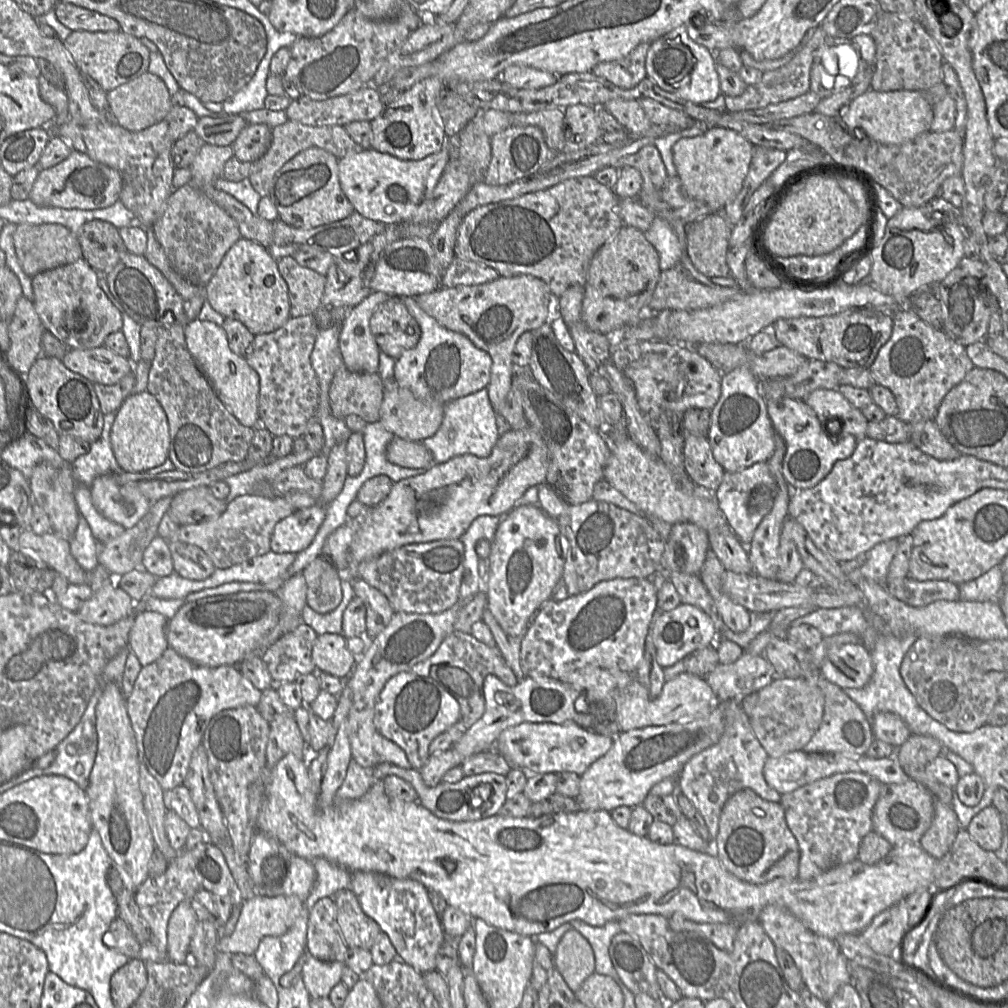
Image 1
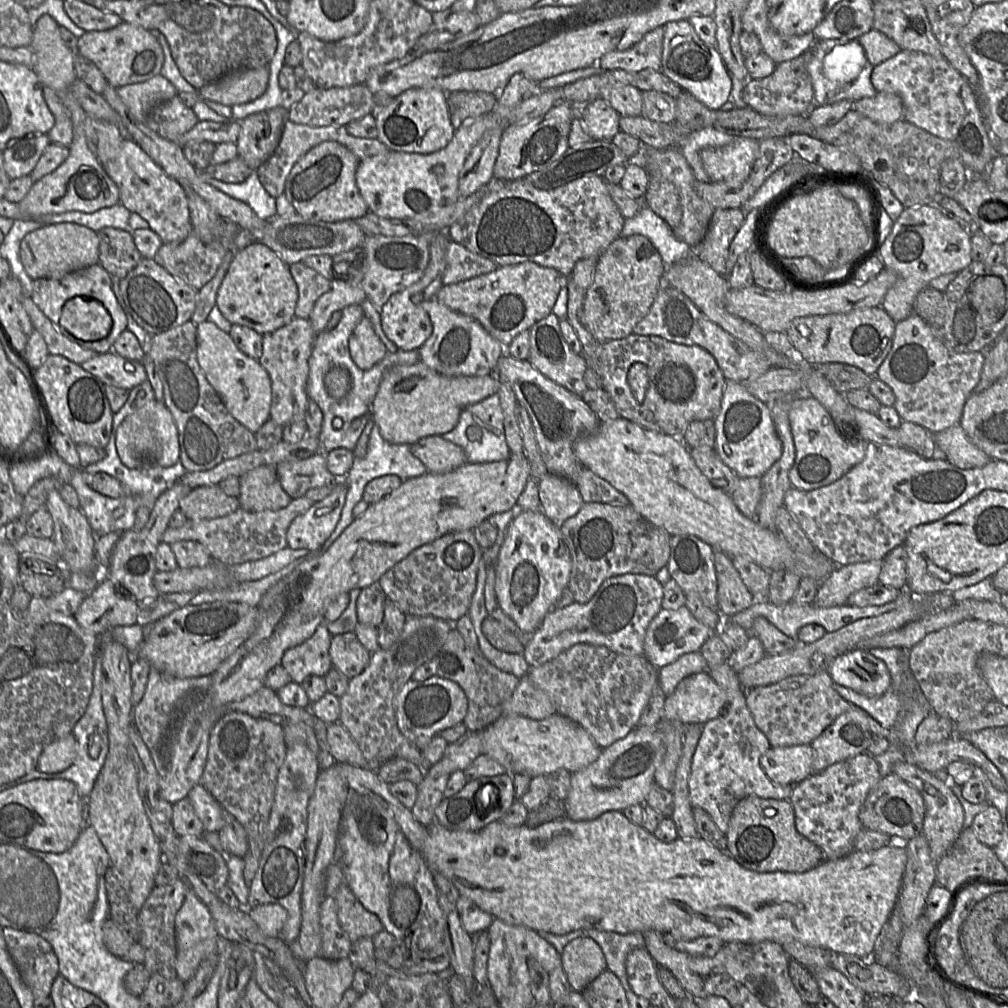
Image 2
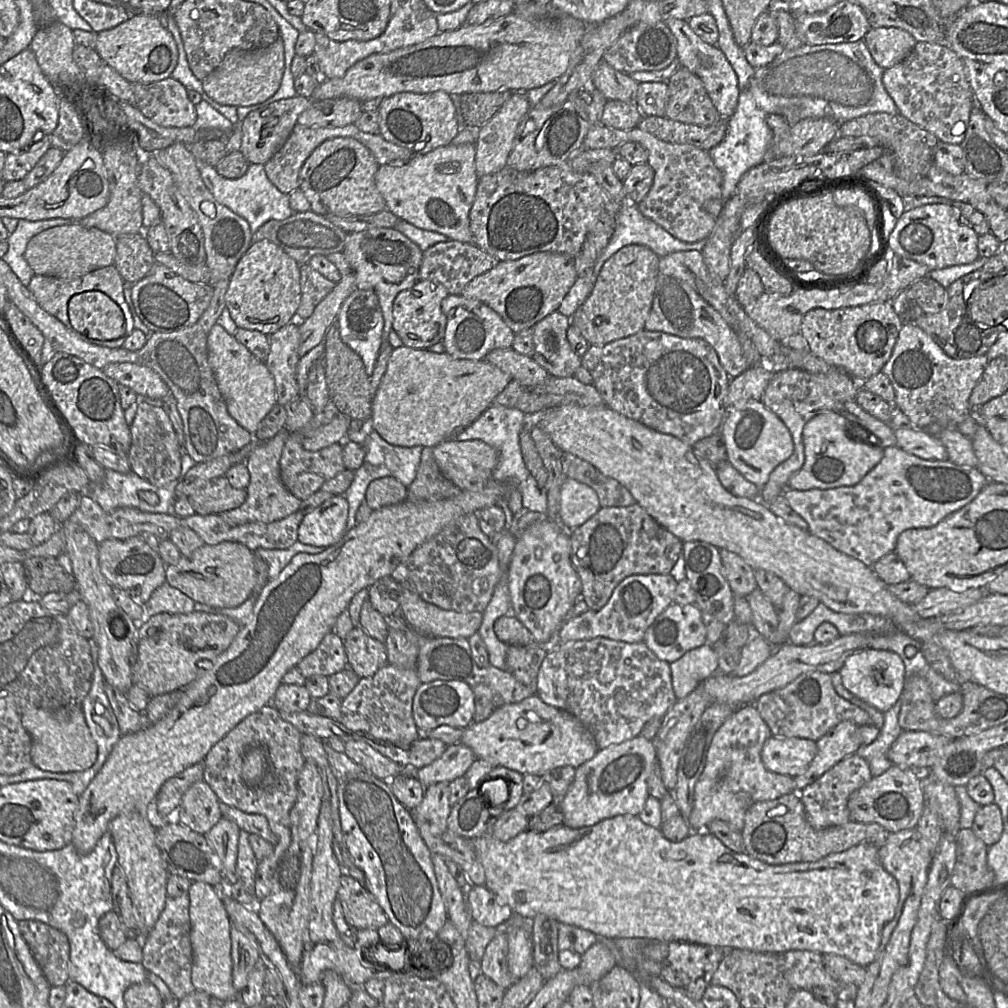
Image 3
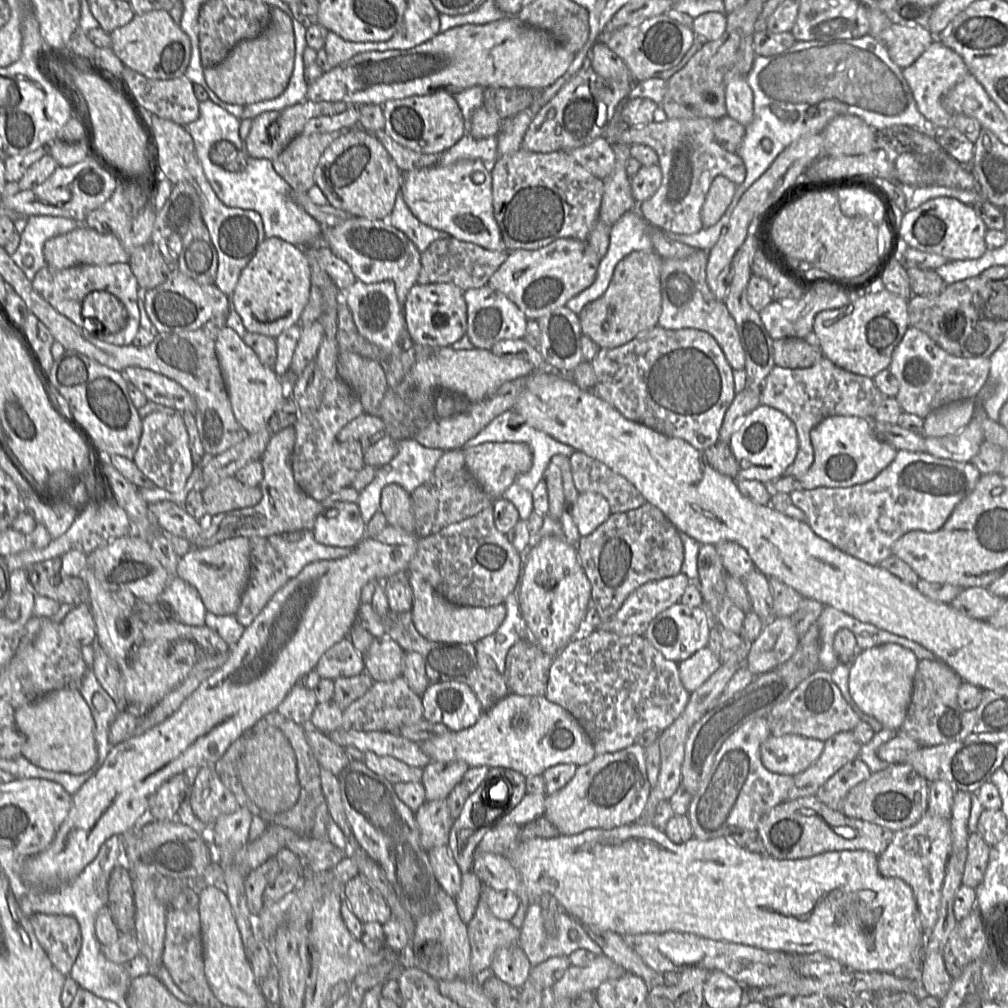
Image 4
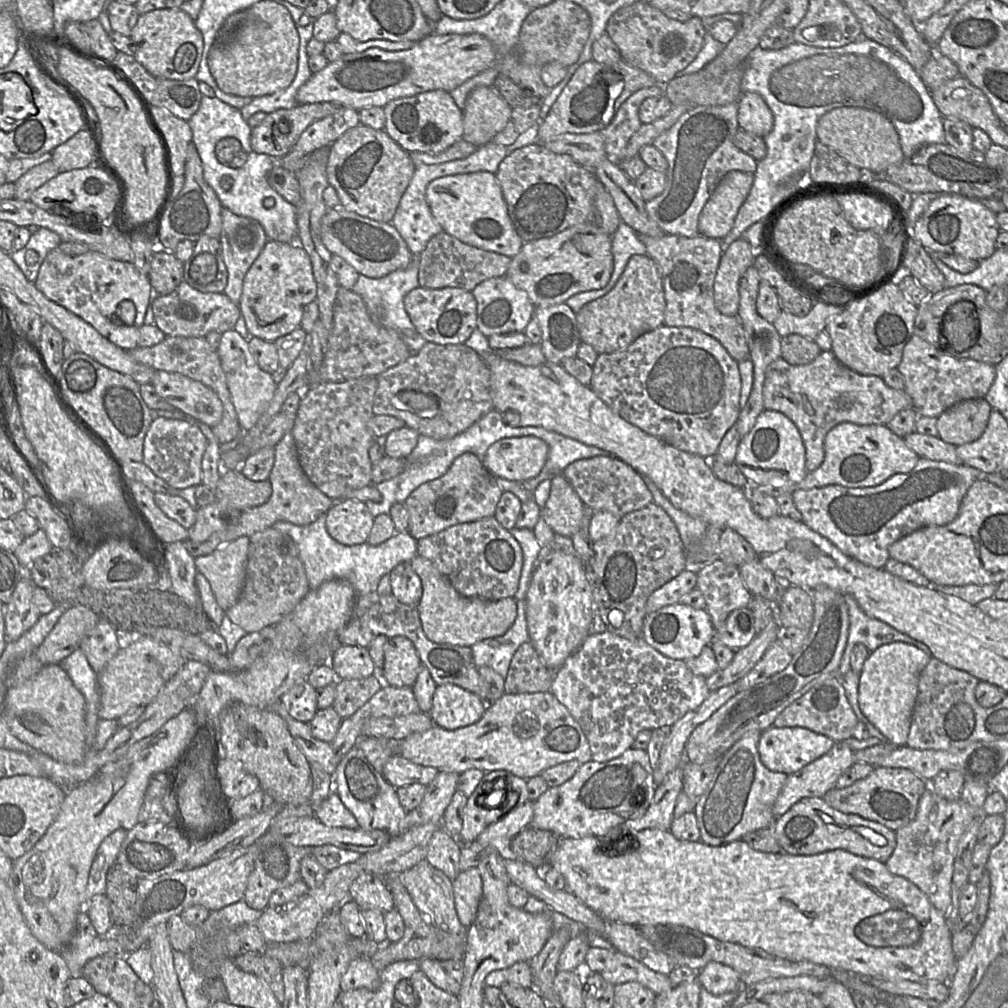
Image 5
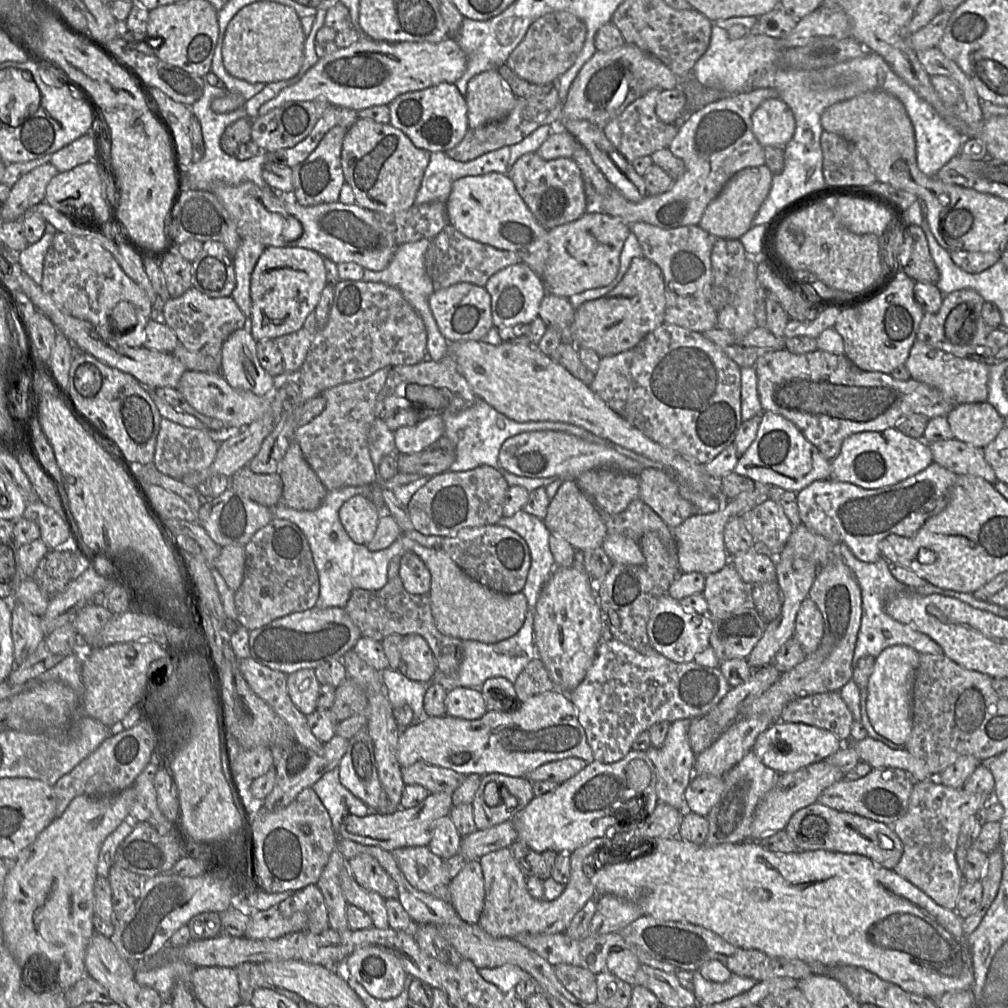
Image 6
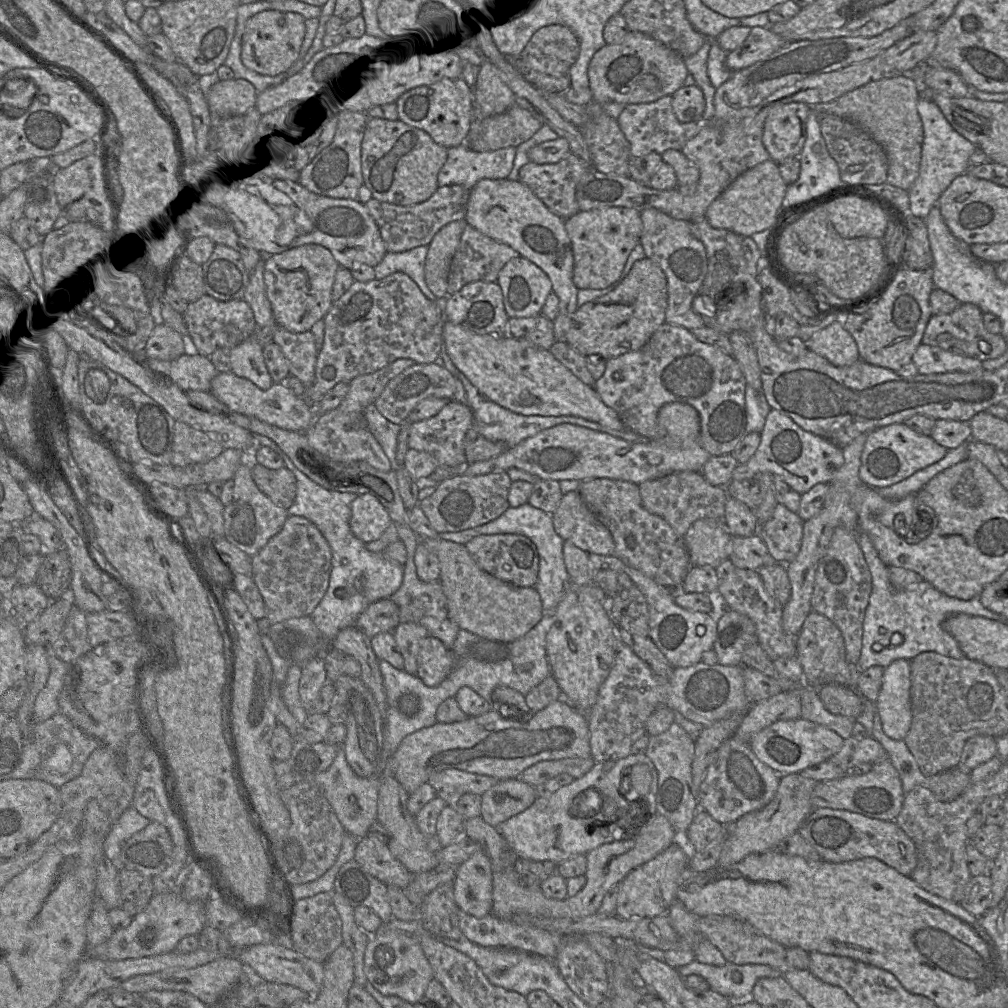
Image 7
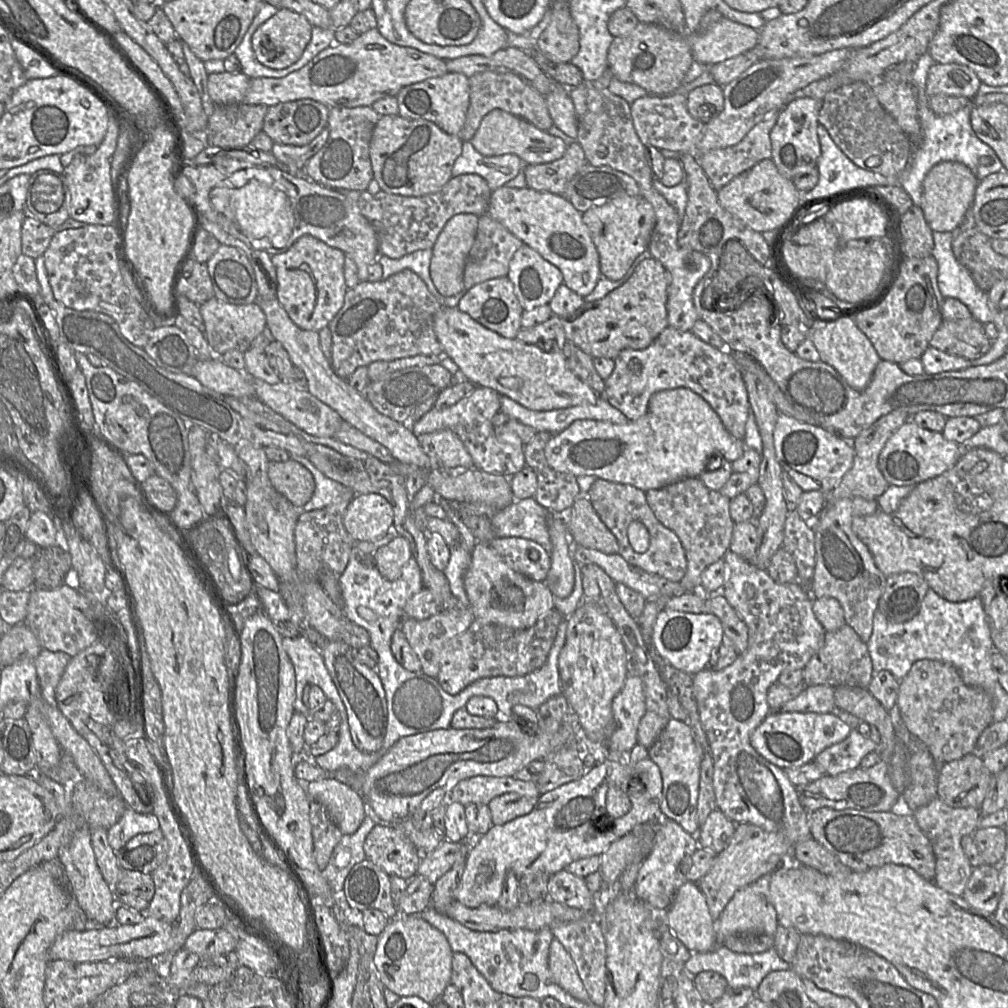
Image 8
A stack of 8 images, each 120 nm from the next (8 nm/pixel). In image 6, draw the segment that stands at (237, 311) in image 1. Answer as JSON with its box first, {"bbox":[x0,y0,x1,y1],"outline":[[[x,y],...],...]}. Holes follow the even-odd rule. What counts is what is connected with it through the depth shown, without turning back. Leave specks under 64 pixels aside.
{"bbox":[251,246,327,341],"outline":[[[268,246],[259,257],[251,276],[251,334],[256,341],[274,340],[303,327],[307,316],[314,312],[327,285],[324,257],[314,250],[300,247]]]}

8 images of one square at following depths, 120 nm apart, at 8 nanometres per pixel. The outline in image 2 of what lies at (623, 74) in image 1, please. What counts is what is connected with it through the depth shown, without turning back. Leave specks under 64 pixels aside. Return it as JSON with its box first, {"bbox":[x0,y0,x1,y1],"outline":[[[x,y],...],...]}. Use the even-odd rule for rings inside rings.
{"bbox":[596,27,663,72],"outline":[[[663,27],[646,33],[640,41],[623,51],[604,54],[596,65],[603,70],[640,72],[645,69],[660,71],[663,50]]]}

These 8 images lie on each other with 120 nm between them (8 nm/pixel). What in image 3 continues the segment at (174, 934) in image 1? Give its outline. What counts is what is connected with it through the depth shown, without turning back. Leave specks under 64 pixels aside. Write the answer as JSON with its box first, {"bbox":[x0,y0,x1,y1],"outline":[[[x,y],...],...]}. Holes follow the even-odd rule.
{"bbox":[188,881,240,1001],"outline":[[[201,881],[192,882],[188,897],[193,950],[192,984],[197,990],[219,1001],[239,998],[240,991],[234,987],[232,978],[231,921],[223,904],[220,888]]]}

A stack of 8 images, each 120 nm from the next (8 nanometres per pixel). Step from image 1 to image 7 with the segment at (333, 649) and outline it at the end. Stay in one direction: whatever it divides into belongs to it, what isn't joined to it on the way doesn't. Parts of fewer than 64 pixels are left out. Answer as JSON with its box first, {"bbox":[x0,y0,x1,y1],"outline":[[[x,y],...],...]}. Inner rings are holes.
{"bbox":[417,636,457,687],"outline":[[[428,636],[421,640],[417,655],[417,674],[430,687],[438,686],[457,664],[453,651],[439,639]]]}

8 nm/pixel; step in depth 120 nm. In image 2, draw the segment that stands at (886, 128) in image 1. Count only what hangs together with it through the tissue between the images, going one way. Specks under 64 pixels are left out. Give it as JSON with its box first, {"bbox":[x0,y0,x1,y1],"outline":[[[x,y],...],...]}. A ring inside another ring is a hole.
{"bbox":[852,92,904,124],"outline":[[[878,92],[872,98],[854,102],[852,109],[879,124],[892,124],[903,119],[904,107],[901,98],[893,93]]]}

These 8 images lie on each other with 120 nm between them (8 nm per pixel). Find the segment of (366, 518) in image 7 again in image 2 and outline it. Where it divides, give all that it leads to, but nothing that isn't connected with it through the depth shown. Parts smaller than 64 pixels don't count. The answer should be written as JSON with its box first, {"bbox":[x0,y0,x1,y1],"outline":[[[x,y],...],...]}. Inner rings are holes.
{"bbox":[287,479,345,550],"outline":[[[337,479],[332,492],[323,500],[297,516],[287,533],[287,547],[291,549],[319,550],[334,531],[345,504],[345,479]]]}

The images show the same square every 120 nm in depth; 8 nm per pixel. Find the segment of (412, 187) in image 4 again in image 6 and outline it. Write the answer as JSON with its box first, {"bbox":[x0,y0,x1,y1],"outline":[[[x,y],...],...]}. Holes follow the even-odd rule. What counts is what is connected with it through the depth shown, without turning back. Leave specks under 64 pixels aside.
{"bbox":[446,172,549,277],"outline":[[[490,172],[456,180],[446,203],[449,224],[469,239],[515,252],[542,277],[549,255],[548,231],[539,225],[507,174]]]}

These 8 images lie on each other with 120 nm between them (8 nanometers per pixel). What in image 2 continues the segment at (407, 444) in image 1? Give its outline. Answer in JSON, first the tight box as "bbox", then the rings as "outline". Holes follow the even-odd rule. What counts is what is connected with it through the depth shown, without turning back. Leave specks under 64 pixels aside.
{"bbox":[410,435,468,473],"outline":[[[441,435],[421,438],[410,450],[431,473],[447,473],[468,462],[464,450]]]}

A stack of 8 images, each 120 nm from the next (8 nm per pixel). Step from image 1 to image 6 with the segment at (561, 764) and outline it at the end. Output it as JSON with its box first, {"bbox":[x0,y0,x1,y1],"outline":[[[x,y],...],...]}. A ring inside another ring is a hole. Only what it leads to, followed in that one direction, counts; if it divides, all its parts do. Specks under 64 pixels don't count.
{"bbox":[398,689,594,777],"outline":[[[558,689],[533,696],[520,702],[516,710],[509,712],[488,711],[479,719],[465,720],[450,716],[425,717],[401,729],[398,740],[398,761],[402,767],[424,763],[454,770],[460,774],[480,776],[498,773],[511,777],[527,775],[549,762],[575,757],[587,763],[594,761],[585,730],[578,720],[577,710],[567,693]]]}

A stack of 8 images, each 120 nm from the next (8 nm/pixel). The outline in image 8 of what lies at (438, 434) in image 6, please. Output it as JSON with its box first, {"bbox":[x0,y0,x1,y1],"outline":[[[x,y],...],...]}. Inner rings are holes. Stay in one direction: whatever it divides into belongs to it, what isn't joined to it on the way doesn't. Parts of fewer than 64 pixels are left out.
{"bbox":[411,386,525,476],"outline":[[[476,386],[456,404],[445,408],[432,407],[411,425],[413,433],[420,435],[439,430],[451,430],[463,442],[472,458],[473,468],[502,476],[513,476],[525,467],[524,445],[517,434],[498,434],[494,424],[505,424],[509,419],[501,412],[501,395],[488,387]]]}

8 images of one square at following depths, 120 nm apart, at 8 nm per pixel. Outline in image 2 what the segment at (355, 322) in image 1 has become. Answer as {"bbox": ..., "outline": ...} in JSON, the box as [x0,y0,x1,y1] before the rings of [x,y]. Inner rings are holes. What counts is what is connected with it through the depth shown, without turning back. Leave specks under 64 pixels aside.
{"bbox":[349,316,387,370],"outline":[[[366,316],[357,324],[349,338],[349,353],[355,365],[362,370],[371,369],[387,354],[384,344]]]}

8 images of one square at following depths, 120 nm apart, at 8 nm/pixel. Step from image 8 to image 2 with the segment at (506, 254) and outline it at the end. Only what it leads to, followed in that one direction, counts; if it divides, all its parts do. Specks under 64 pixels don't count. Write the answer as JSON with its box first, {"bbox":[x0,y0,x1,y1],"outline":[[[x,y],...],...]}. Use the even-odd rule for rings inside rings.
{"bbox":[442,241,498,285],"outline":[[[450,241],[446,252],[446,270],[442,278],[443,285],[451,285],[495,271],[498,265],[493,261],[471,252],[461,244]]]}

